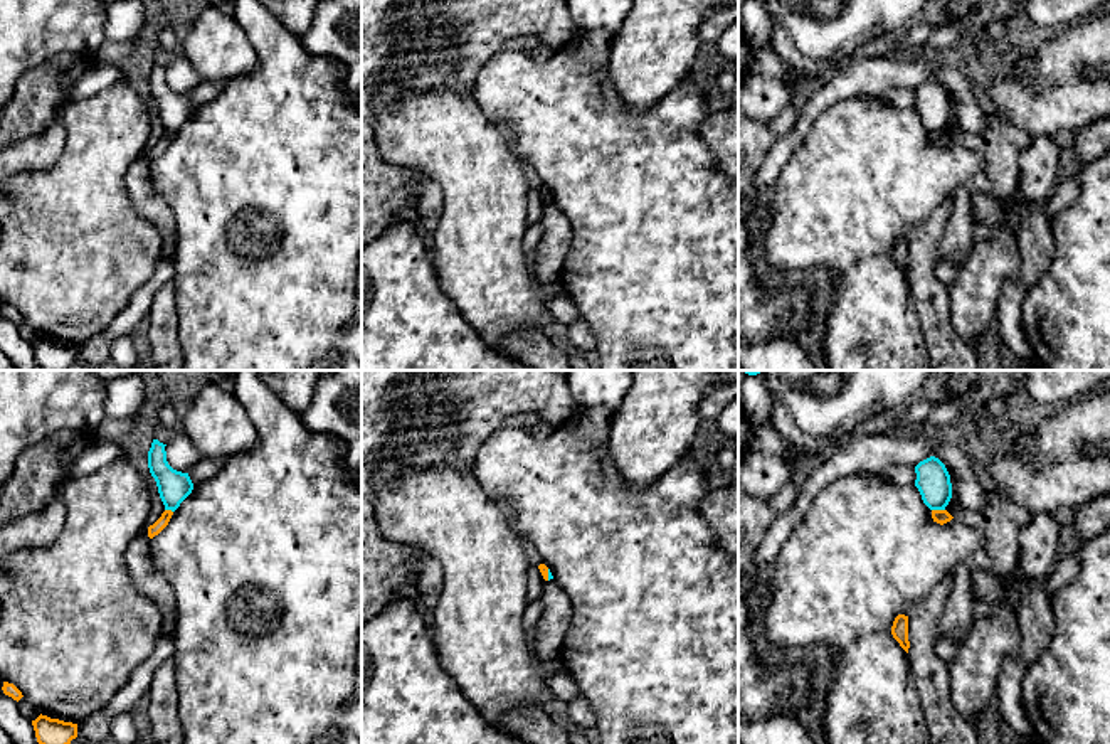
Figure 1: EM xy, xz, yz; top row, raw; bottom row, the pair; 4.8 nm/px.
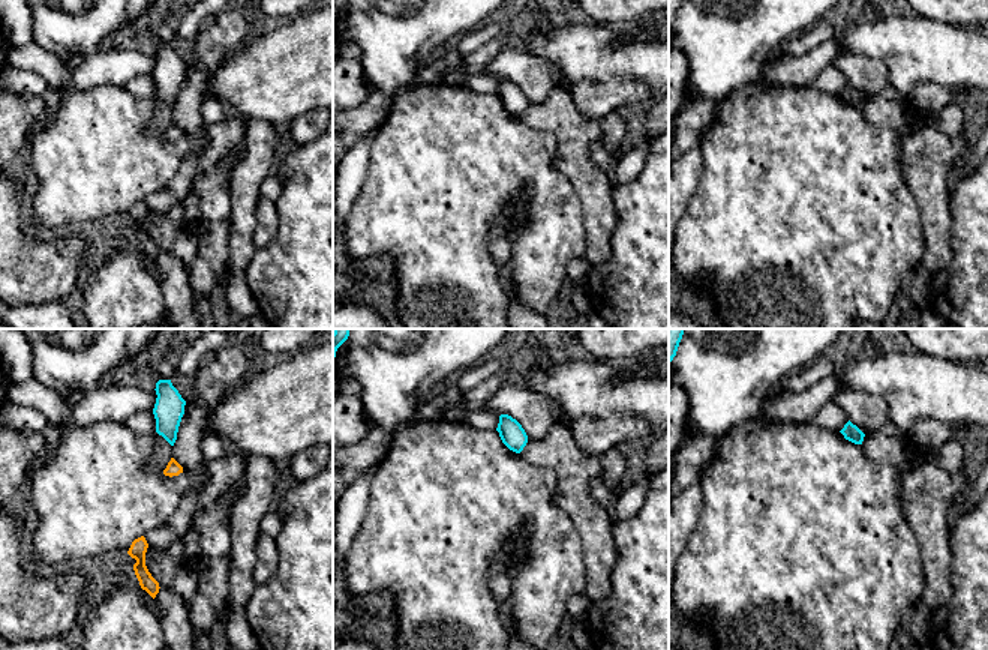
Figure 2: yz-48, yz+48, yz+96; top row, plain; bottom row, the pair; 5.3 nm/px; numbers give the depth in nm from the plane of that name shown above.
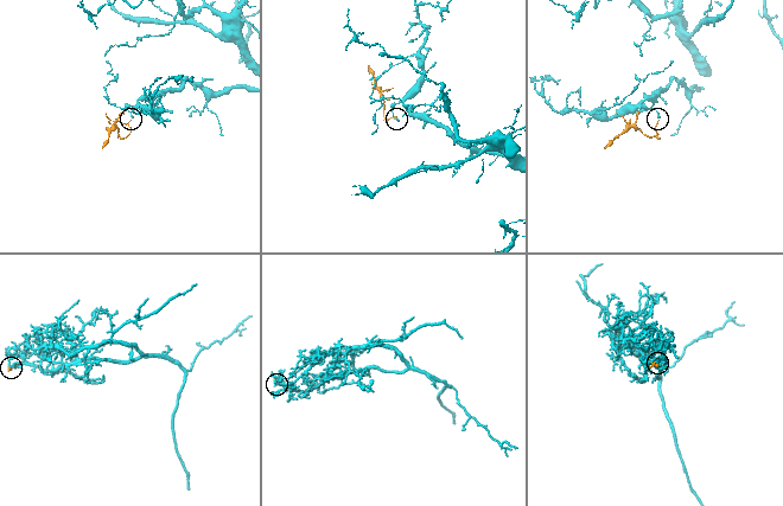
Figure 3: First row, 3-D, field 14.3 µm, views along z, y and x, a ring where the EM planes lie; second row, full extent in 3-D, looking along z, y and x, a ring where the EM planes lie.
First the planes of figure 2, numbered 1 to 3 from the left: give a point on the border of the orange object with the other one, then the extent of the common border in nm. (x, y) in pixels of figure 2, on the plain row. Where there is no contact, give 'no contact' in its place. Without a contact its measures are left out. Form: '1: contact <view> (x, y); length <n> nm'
1: no contact
2: no contact
3: no contact

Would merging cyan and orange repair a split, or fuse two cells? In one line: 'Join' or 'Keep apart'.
Keep apart

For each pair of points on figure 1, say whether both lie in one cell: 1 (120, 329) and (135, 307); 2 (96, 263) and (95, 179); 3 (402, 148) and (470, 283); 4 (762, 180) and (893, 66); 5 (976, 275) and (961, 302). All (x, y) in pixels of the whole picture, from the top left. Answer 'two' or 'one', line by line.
1: one
2: one
3: one
4: one
5: one

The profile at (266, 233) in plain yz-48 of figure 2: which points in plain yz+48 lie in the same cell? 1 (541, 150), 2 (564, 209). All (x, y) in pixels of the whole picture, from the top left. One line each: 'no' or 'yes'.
1: no
2: no

